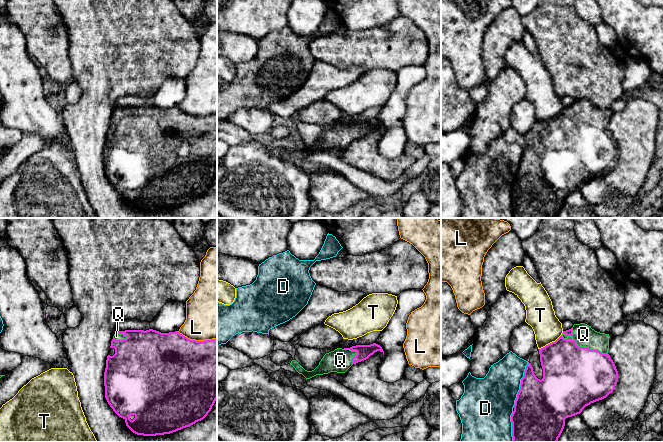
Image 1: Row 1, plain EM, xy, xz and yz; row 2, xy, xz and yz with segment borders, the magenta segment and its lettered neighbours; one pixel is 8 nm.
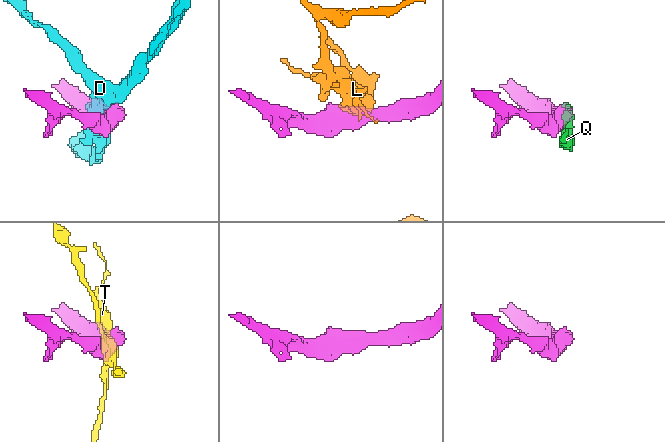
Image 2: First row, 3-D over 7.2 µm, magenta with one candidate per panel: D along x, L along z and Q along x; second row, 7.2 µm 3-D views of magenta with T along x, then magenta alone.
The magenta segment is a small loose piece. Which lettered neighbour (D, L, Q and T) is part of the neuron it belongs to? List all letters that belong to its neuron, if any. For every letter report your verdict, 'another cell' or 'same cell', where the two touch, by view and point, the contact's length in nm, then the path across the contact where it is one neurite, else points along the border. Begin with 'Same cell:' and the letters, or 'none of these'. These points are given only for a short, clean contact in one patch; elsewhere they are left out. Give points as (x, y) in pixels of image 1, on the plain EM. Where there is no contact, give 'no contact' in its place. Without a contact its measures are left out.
Same cell: Q
D: another cell | yz (520, 161) | 400 nm
L: another cell | xy (197, 117) | 320 nm
Q: same cell | yz (584, 123) | 400 nm
T: another cell | yz (552, 118) | 240 nm

